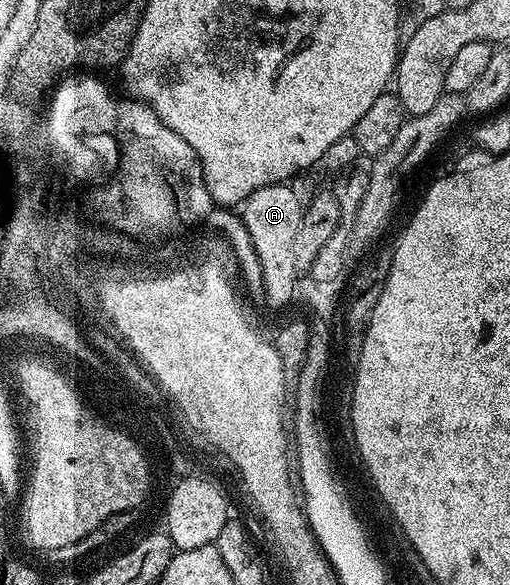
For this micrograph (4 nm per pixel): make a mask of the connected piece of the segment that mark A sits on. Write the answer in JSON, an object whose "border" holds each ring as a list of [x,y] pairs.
{"border":[[[287,183],[262,186],[258,190],[254,190],[254,194],[250,194],[239,209],[242,225],[249,232],[250,241],[254,244],[254,250],[258,254],[258,262],[260,263],[259,283],[262,287],[264,286],[265,298],[276,308],[282,307],[283,304],[290,303],[291,305],[298,292],[298,273],[294,266],[294,234],[298,231],[298,222],[300,215],[304,212],[304,204],[302,199],[300,200],[299,194],[288,187],[292,186]]]}

